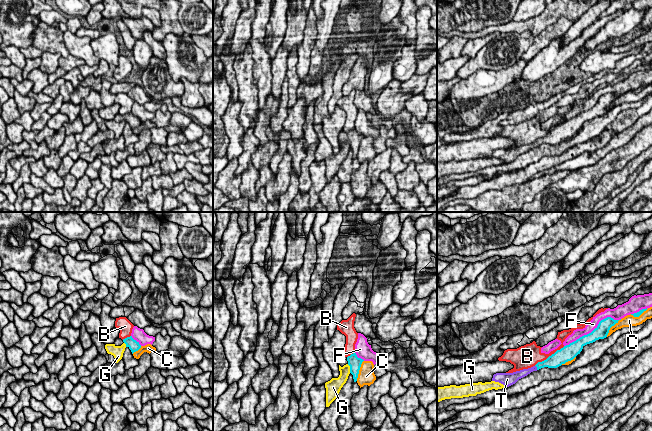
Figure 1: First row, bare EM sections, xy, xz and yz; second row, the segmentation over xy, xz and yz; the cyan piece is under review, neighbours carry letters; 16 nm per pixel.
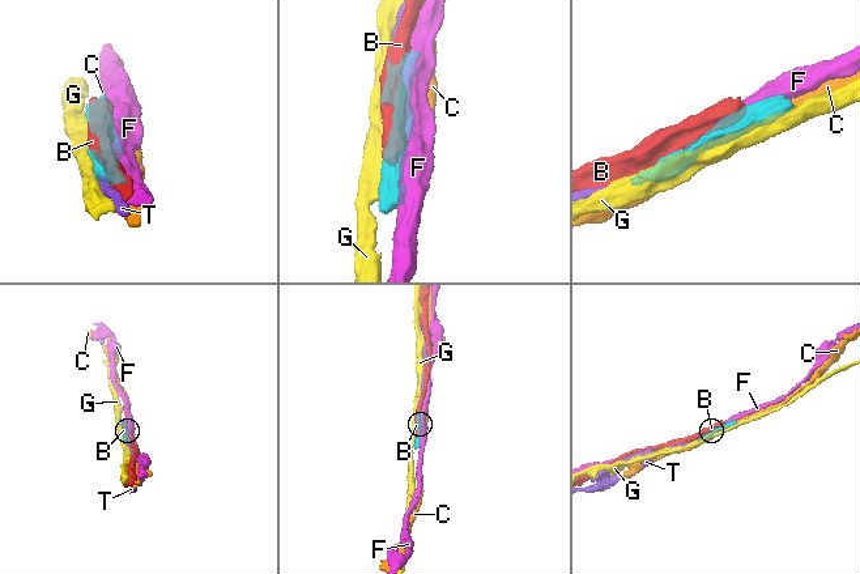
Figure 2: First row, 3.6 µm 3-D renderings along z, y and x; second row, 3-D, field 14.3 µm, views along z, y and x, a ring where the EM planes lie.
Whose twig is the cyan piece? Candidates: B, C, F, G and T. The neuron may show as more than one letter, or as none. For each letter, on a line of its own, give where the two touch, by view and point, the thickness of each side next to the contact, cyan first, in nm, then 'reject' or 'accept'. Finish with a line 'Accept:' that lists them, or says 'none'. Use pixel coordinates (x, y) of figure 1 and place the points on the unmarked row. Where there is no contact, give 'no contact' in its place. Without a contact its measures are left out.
B: meets cyan in yz at (549, 132); 240 nm thick on the cyan side, 240 nm on the other; reject
C: meets cyan in xz at (359, 145); 200 nm thick on the cyan side, 280 nm on the other; reject
F: meets cyan in yz at (593, 106); 220 nm thick on the cyan side, 140 nm on the other; reject
G: meets cyan in xz at (350, 144); 200 nm thick on the cyan side, 160 nm on the other; reject
T: meets cyan in yz at (536, 142); 190 nm thick on the cyan side, 120 nm on the other; accept
Accept: T

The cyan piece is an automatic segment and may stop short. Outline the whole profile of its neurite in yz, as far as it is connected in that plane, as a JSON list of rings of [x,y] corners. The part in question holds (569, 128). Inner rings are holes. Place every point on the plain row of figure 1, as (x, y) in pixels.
[[[607,93],[601,96],[598,102],[591,109],[580,113],[576,117],[564,122],[560,126],[557,126],[546,136],[538,138],[531,144],[523,145],[513,149],[496,149],[493,151],[492,157],[499,158],[503,160],[504,163],[509,163],[533,147],[537,147],[544,143],[557,144],[562,140],[573,136],[578,130],[580,130],[585,121],[593,119],[596,116],[606,114],[610,104],[618,99],[618,97],[619,96],[614,96],[611,93]]]

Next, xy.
[[[132,112],[123,115],[123,118],[126,120],[126,123],[128,123],[131,126],[132,130],[141,124],[139,118],[134,116]]]

